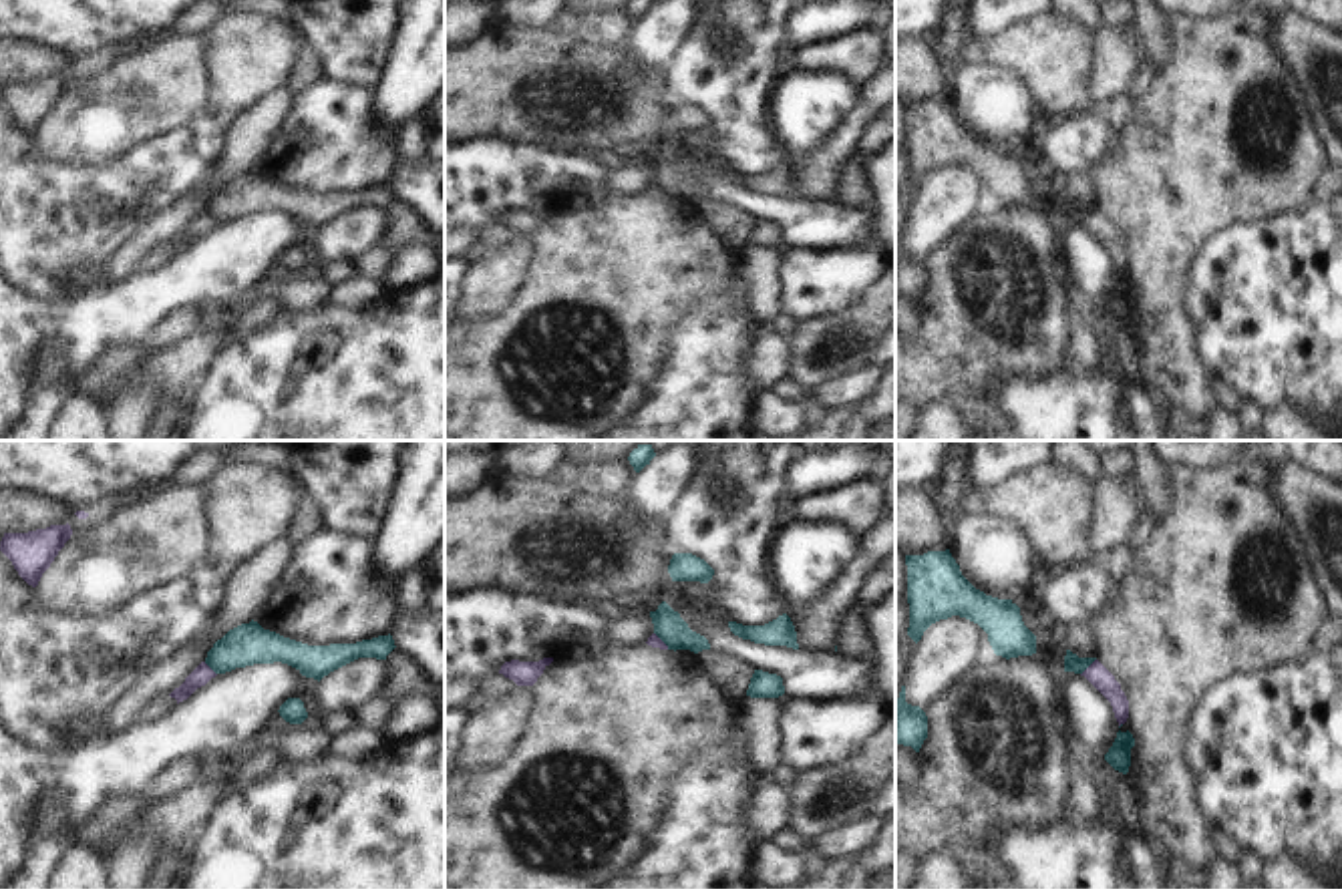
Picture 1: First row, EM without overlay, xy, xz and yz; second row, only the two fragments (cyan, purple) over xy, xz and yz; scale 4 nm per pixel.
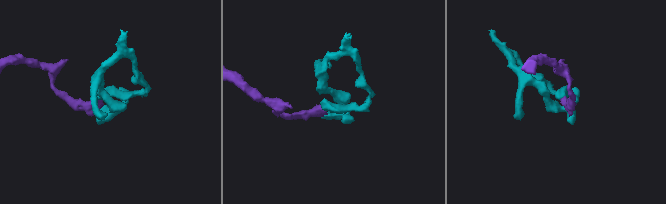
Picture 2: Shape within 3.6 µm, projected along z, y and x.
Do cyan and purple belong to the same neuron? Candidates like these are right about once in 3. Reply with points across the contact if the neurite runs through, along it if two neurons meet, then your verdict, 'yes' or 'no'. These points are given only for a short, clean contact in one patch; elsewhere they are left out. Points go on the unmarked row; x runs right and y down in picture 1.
along yz (1095, 208), (1081, 224) | no

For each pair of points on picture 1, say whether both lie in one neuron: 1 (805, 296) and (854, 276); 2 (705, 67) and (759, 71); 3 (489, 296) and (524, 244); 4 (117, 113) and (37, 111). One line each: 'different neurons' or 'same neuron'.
1: same neuron
2: same neuron
3: same neuron
4: different neurons

